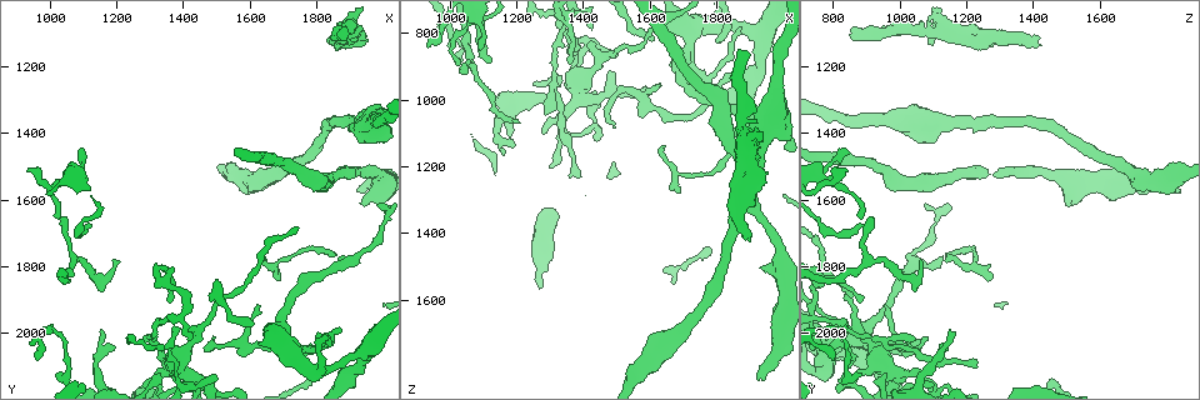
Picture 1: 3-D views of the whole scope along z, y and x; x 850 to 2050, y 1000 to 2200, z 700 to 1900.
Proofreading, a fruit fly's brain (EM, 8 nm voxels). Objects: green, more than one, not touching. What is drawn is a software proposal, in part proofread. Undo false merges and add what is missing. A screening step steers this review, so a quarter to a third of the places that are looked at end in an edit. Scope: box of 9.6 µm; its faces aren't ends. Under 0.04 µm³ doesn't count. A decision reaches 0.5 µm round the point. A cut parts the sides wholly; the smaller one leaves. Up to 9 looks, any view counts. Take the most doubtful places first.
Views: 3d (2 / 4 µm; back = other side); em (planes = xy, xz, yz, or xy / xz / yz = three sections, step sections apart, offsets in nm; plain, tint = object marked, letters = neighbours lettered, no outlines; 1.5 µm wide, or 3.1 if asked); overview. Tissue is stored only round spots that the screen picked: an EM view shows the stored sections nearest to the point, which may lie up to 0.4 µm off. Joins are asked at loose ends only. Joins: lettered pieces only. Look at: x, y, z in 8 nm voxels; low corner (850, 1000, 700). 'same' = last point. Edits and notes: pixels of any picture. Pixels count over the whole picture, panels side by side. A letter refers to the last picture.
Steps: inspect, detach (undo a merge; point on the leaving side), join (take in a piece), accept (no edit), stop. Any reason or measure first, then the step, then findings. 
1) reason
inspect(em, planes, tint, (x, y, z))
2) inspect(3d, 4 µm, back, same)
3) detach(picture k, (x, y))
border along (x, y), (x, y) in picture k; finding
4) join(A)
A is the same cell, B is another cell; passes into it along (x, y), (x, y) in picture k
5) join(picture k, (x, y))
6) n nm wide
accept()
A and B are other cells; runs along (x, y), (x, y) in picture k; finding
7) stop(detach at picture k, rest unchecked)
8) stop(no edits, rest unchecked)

an open end
inspect(em, yz, step 4, letters, (1900, 1140, 1420))

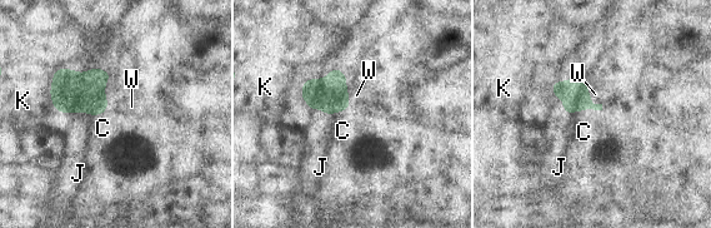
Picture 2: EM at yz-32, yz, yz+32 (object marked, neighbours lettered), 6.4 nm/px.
160 nm wide
accept()
C, J, K and W are other cells; no lettered piece goes on from it

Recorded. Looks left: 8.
branch stops here
inspect(3d, 4 µm, (1910, 1580, 1820))

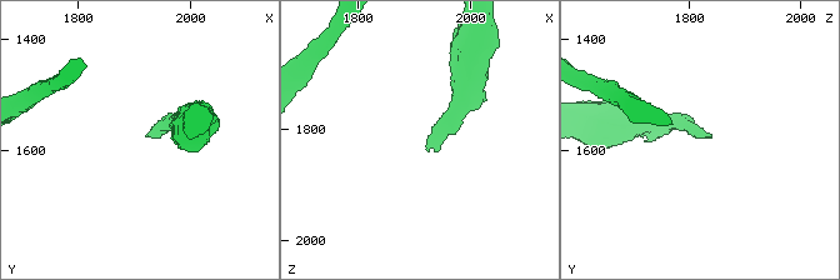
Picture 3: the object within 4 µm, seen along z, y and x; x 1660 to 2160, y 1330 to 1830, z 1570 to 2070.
shape alone is not enough
inspect(em, xy, step 4, tint, (1920, 1575, 1835))

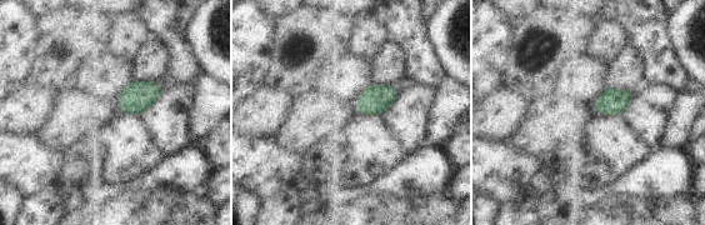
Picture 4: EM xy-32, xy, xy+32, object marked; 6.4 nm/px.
cut it another way
inspect(em, planes, letters, same)

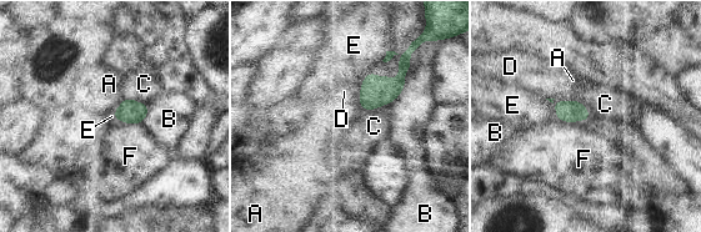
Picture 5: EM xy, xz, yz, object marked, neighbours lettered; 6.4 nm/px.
accept()
A, B, C, D, E and F are other cells; border along (556, 117), (564, 121), (590, 119) in picture 5; no lettered piece goes on from it

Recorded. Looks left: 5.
free end
inspect(3d, 4 µm, (1620, 1920, 960))

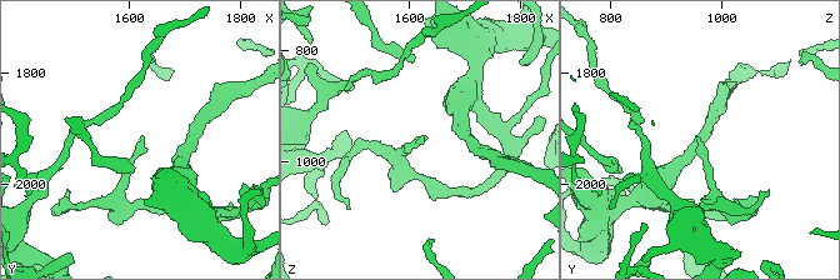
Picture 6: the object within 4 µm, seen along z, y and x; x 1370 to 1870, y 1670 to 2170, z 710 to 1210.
inspect(em, planes, letters, (1630, 1915, 950))

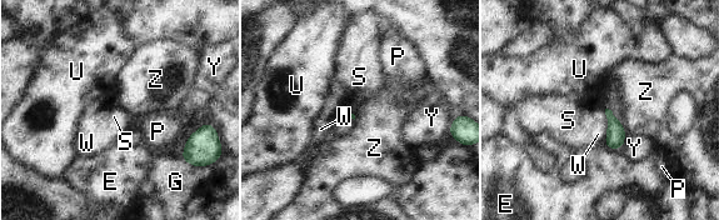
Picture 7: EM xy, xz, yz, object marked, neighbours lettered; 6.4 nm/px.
accept()
E, G, P, S, U, W, Y and Z are other cells; no lettered piece goes on from it

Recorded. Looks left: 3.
an open end
inspect(3d, 2 µm, back, (1030, 1650, 880))

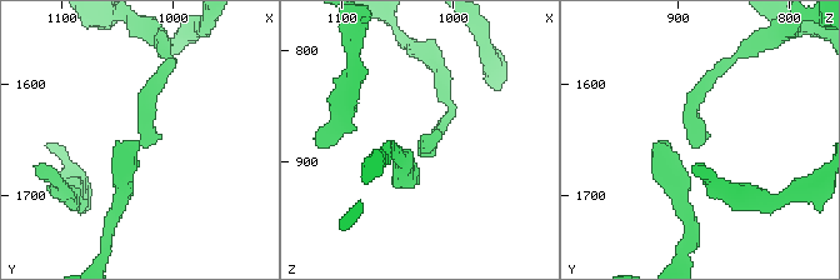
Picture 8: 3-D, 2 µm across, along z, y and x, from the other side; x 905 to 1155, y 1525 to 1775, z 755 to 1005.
inspect(em, xz, step 8, letters, (1028, 1656, 888))

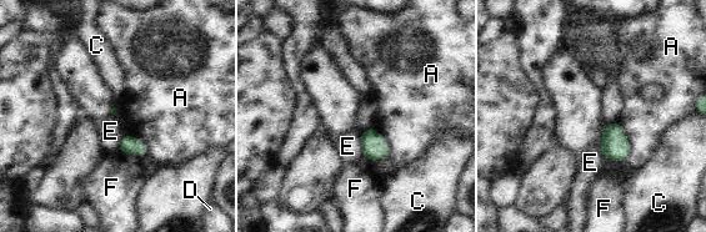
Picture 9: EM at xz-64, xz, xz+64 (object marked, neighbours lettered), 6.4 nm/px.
inspect(em, planes, letters, same)

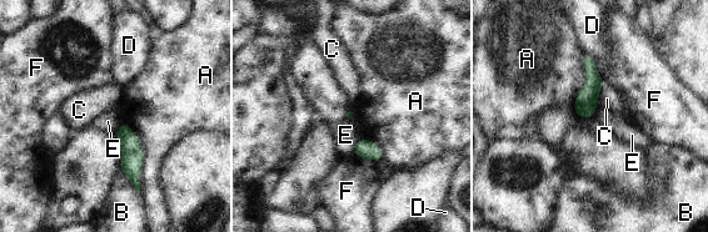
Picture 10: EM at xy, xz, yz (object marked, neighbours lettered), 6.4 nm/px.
accept()
A, B, C, D, E and F are other cells; runs along (123, 127), (136, 185) in picture 10; no lettered piece goes on from it

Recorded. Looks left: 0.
stop(no edits, rest unchecked)

